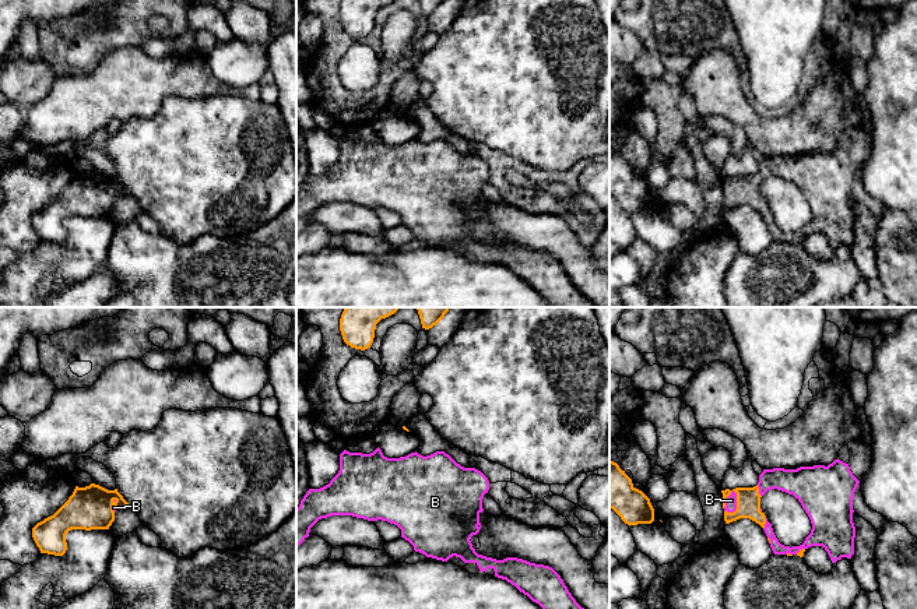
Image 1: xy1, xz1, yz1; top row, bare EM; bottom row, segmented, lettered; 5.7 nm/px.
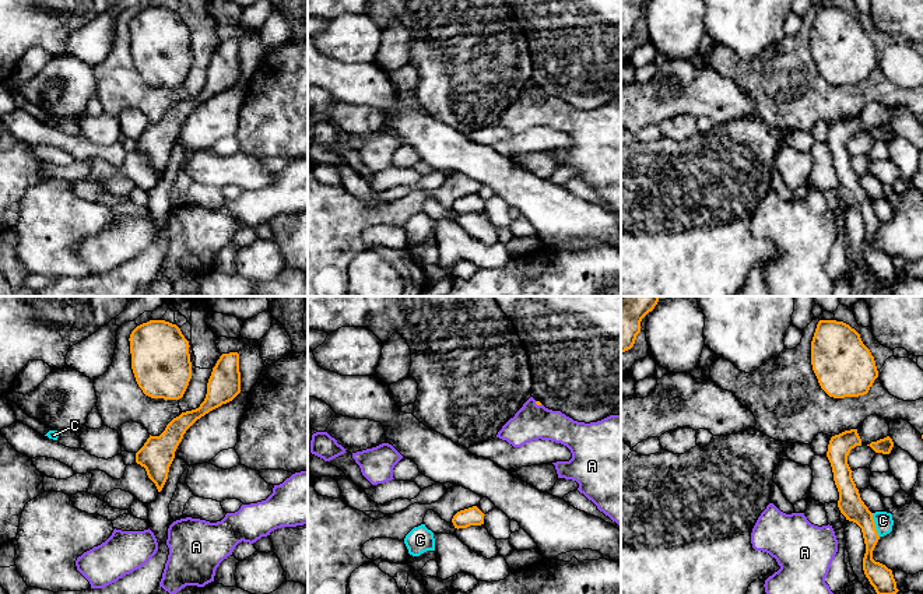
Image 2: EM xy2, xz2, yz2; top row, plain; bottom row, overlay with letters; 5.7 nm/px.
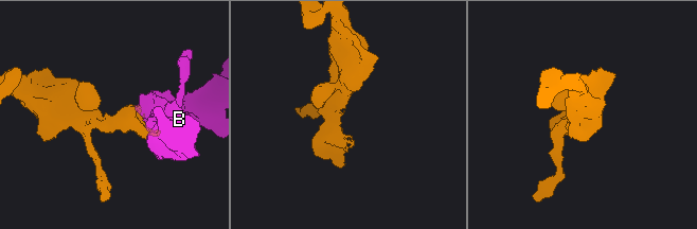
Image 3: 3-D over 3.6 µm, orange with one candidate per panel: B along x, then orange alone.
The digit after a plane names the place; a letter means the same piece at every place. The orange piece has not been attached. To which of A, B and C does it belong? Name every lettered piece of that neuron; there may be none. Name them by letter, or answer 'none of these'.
B

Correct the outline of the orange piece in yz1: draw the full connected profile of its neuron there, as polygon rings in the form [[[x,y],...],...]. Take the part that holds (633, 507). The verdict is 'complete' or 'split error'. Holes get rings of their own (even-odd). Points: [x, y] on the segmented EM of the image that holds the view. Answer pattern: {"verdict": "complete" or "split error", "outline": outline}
{"verdict": "complete", "outline": [[[609,460],[609,508],[628,525],[651,524],[654,508],[650,499],[632,483],[632,479]]]}

